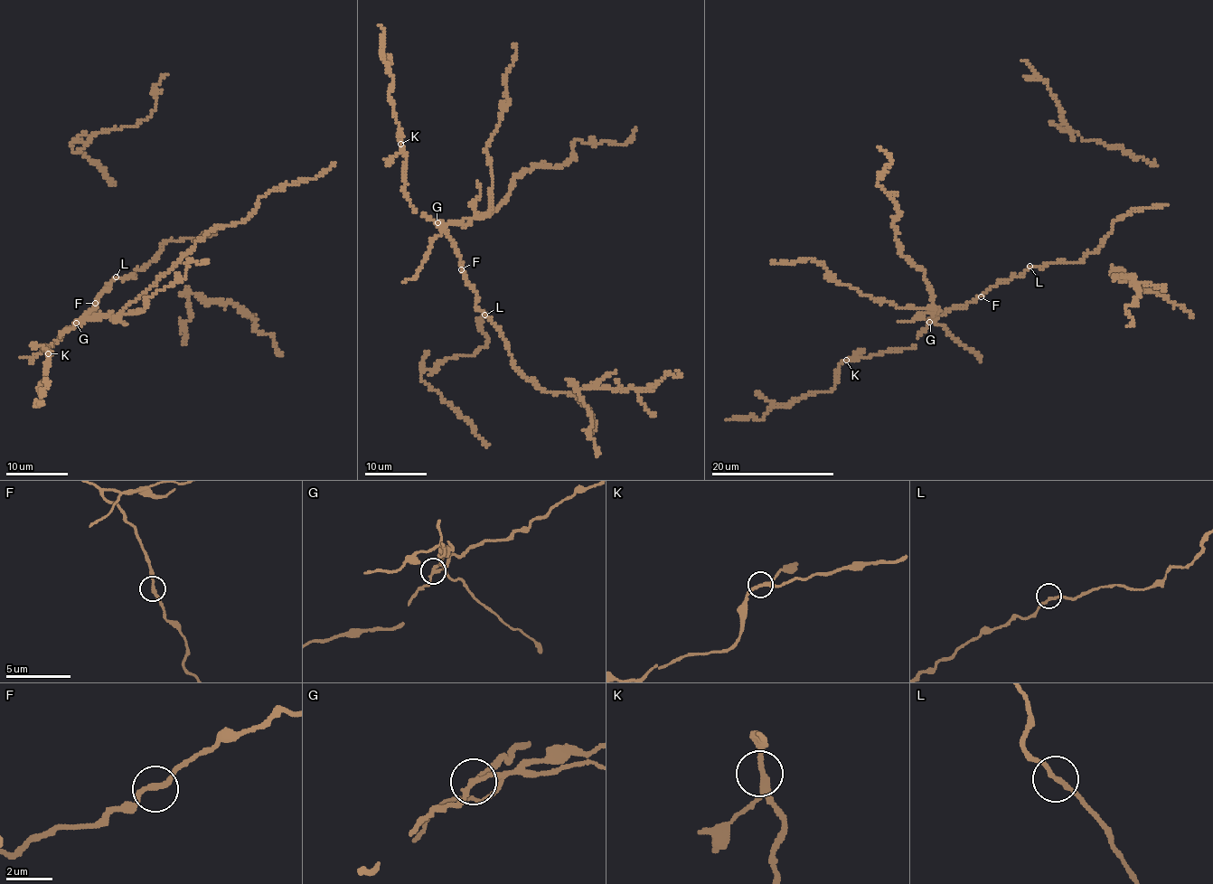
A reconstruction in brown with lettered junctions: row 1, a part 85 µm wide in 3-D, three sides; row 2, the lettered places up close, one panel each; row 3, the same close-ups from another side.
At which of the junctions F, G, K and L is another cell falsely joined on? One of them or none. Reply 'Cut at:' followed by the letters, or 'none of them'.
Cut at: G

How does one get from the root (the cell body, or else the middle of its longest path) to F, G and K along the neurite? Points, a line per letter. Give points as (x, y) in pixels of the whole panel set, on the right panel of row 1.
F: (1031, 268), (1020, 276), (998, 282), (981, 296)
G: (1031, 268), (1020, 276), (998, 282), (963, 306), (954, 306), (930, 321)
K: (1031, 268), (1020, 276), (998, 282), (963, 306), (954, 306), (940, 315), (918, 336), (916, 346), (846, 360)

